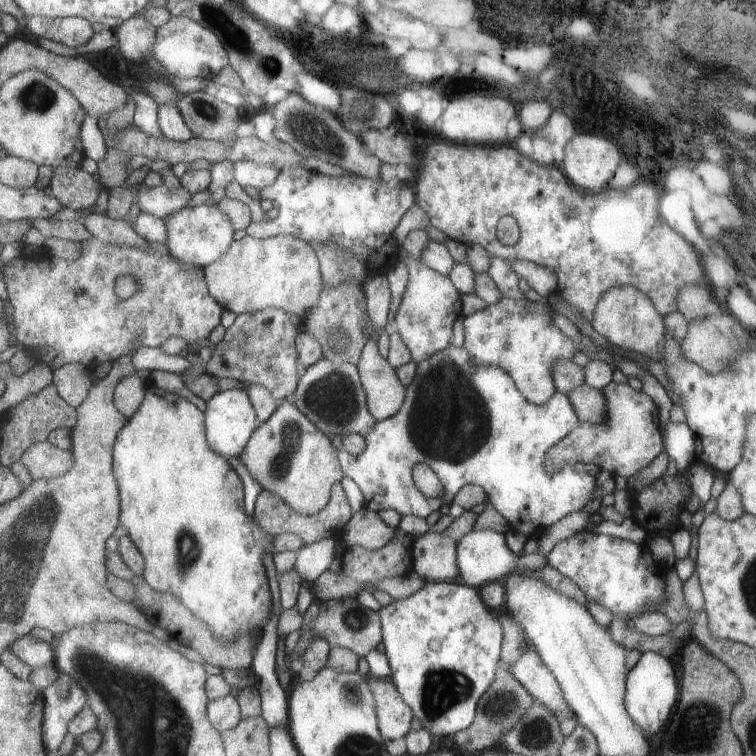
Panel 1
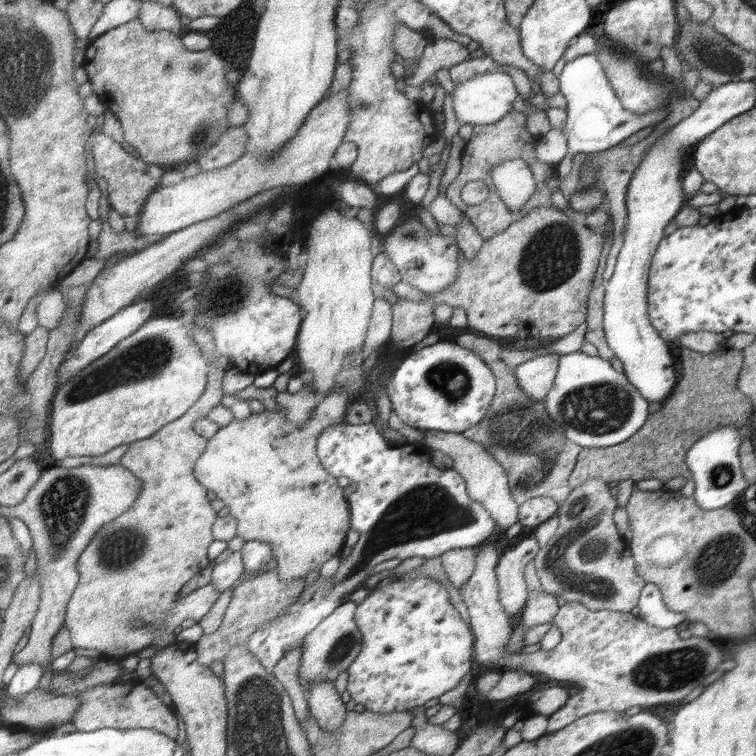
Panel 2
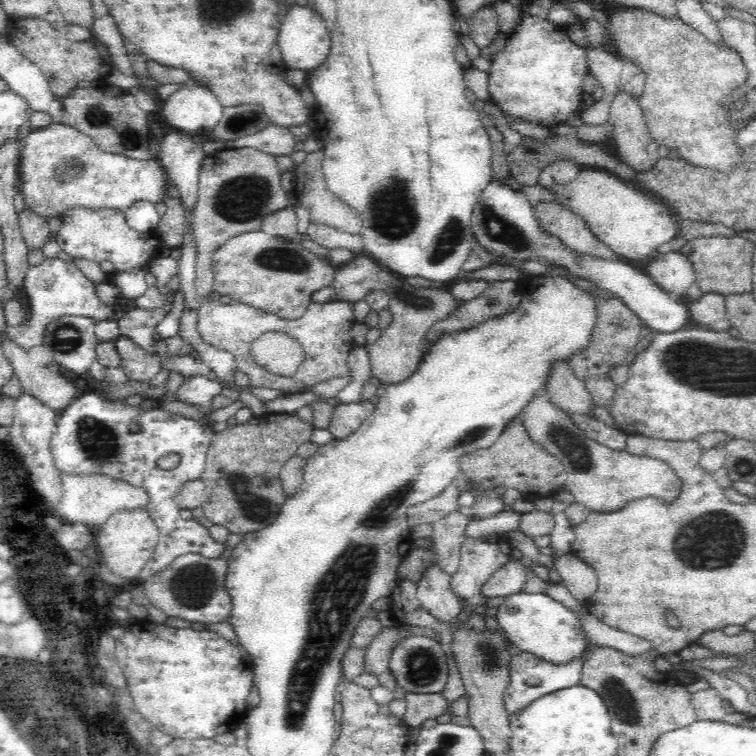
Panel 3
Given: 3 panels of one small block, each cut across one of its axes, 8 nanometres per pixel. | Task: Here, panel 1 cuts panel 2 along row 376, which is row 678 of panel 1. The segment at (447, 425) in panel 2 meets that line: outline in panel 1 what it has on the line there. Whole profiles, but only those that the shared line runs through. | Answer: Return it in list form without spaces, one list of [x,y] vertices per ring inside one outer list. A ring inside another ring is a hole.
[[[463,580],[455,582],[427,582],[423,590],[407,600],[391,602],[381,610],[383,632],[385,632],[385,654],[389,656],[397,690],[405,702],[415,710],[423,728],[433,732],[435,738],[453,738],[459,732],[469,730],[479,718],[479,702],[491,690],[503,666],[503,644],[505,628],[499,612],[491,610],[481,590]]]

